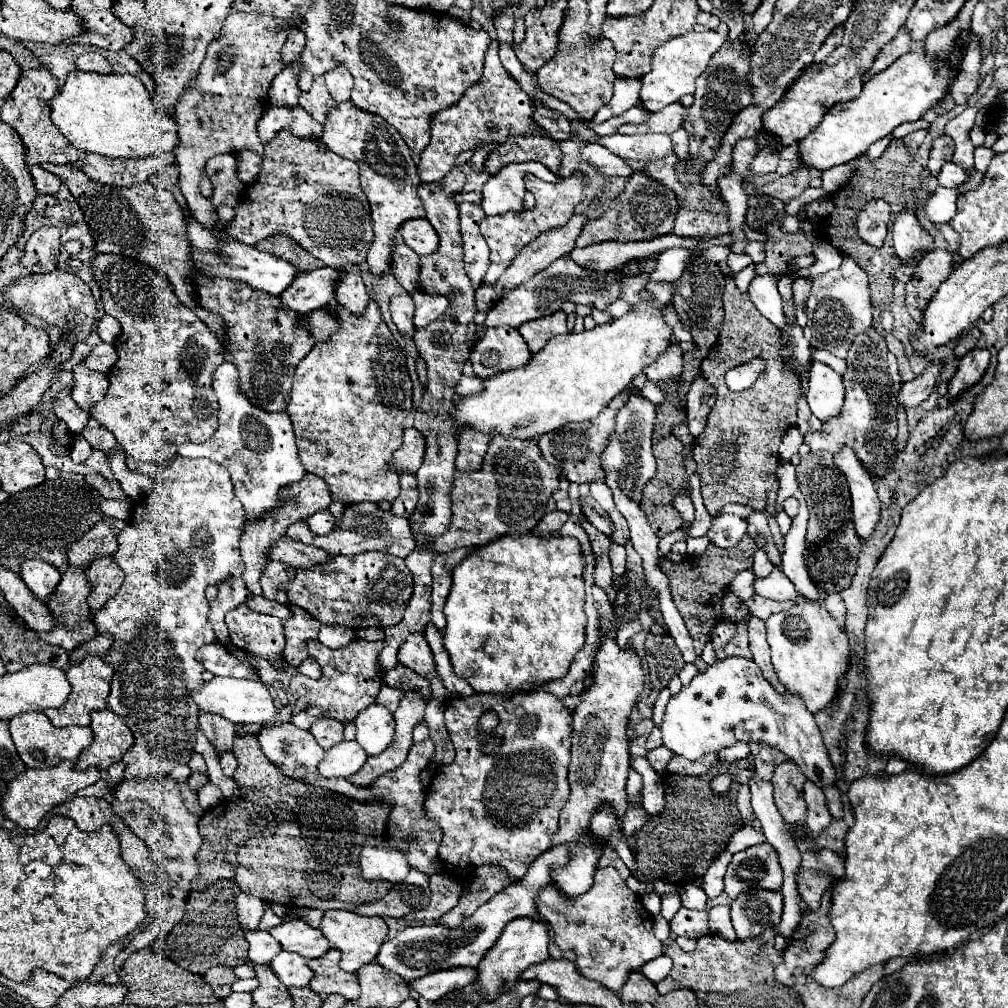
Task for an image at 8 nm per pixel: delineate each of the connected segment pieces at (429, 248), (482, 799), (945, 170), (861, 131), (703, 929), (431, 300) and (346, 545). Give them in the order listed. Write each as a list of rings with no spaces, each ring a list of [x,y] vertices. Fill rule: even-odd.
[[[426,218],[404,222],[400,226],[400,234],[418,256],[428,256],[438,248],[438,236]]]
[[[544,688],[516,692],[516,696],[506,698],[472,694],[468,698],[448,700],[444,726],[456,748],[456,758],[452,764],[438,768],[424,802],[426,816],[436,820],[444,830],[438,848],[440,862],[460,880],[468,880],[474,868],[482,864],[498,864],[506,868],[508,876],[524,878],[528,866],[550,848],[552,834],[558,830],[558,814],[568,800],[572,710]],[[484,710],[494,710],[500,716],[500,724],[494,730],[478,728]]]
[[[954,162],[944,164],[942,170],[940,170],[940,174],[938,174],[940,186],[948,186],[948,188],[958,188],[960,184],[966,182],[966,178],[968,178],[966,172],[960,166],[956,166]]]
[[[922,48],[904,54],[888,70],[866,82],[862,94],[856,100],[840,102],[828,110],[820,126],[798,142],[798,160],[806,168],[830,170],[866,154],[870,144],[888,136],[896,126],[914,122],[922,118],[928,108],[936,106],[936,102],[940,102],[946,94],[952,78],[956,78],[956,72],[936,66],[934,58],[928,56]]]
[[[680,908],[678,914],[672,920],[672,930],[676,936],[686,936],[686,938],[700,938],[710,932],[708,926],[708,912],[696,912],[696,910],[686,910]]]
[[[414,292],[412,294],[416,310],[414,310],[414,326],[424,328],[430,322],[434,322],[438,316],[444,314],[448,308],[448,300],[444,296],[430,296],[424,292]]]
[[[372,502],[346,506],[346,510],[342,514],[342,524],[334,526],[332,534],[328,534],[328,536],[314,536],[308,530],[306,522],[296,522],[296,524],[292,524],[288,528],[286,538],[302,542],[302,544],[312,544],[312,546],[324,548],[332,556],[336,556],[336,554],[354,556],[354,554],[360,554],[360,552],[376,550],[376,552],[386,552],[386,554],[392,554],[392,556],[406,558],[412,552],[412,548],[416,548],[416,542],[414,542],[412,532],[410,532],[410,522],[406,518],[402,518],[402,516],[396,516],[396,514],[380,510]]]

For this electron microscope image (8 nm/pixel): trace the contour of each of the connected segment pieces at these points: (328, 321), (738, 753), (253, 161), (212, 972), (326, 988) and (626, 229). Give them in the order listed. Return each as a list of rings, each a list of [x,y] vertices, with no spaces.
[[[320,308],[308,316],[308,328],[314,342],[324,342],[332,332],[338,330],[338,322],[332,314],[328,314],[328,310]]]
[[[738,742],[731,747],[722,749],[718,756],[720,760],[731,763],[735,760],[746,758],[751,756],[750,748],[745,742]]]
[[[252,150],[238,152],[238,178],[240,178],[240,182],[244,182],[244,184],[254,182],[258,176],[260,164],[262,164],[260,154],[256,154]]]
[[[214,966],[204,974],[204,980],[214,990],[214,994],[222,1000],[222,998],[232,994],[232,984],[236,982],[236,974],[234,974],[232,968]]]
[[[328,950],[322,958],[308,960],[308,966],[314,972],[308,988],[320,996],[340,994],[346,1000],[356,1000],[360,996],[358,978],[354,974],[344,972],[338,966],[338,962],[340,962],[338,950]]]
[[[634,172],[626,182],[624,192],[620,192],[610,202],[610,206],[602,214],[602,218],[596,218],[584,226],[576,244],[590,246],[590,244],[604,242],[604,240],[618,240],[618,242],[652,240],[656,236],[664,236],[664,234],[672,232],[676,212],[678,212],[678,198],[668,186],[660,184],[646,172]]]

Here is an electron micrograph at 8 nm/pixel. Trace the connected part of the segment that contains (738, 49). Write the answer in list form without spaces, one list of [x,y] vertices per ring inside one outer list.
[[[738,38],[732,44],[724,44],[710,60],[708,68],[696,78],[696,92],[694,102],[688,108],[688,114],[684,118],[684,128],[690,136],[690,154],[694,160],[700,162],[700,166],[706,166],[716,148],[720,146],[720,138],[730,126],[732,118],[738,110],[752,104],[752,88],[748,86],[748,68],[750,68],[750,50],[744,48],[742,38]]]

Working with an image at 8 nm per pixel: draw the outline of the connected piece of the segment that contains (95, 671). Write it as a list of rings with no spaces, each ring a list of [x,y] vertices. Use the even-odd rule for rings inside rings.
[[[86,656],[82,662],[78,664],[70,664],[66,670],[66,678],[72,686],[72,692],[66,700],[64,706],[60,706],[58,710],[46,710],[44,714],[50,718],[50,722],[54,726],[88,726],[90,724],[90,714],[94,710],[104,710],[106,708],[106,698],[110,694],[110,680],[112,680],[114,668],[110,664],[106,664],[100,656]]]

